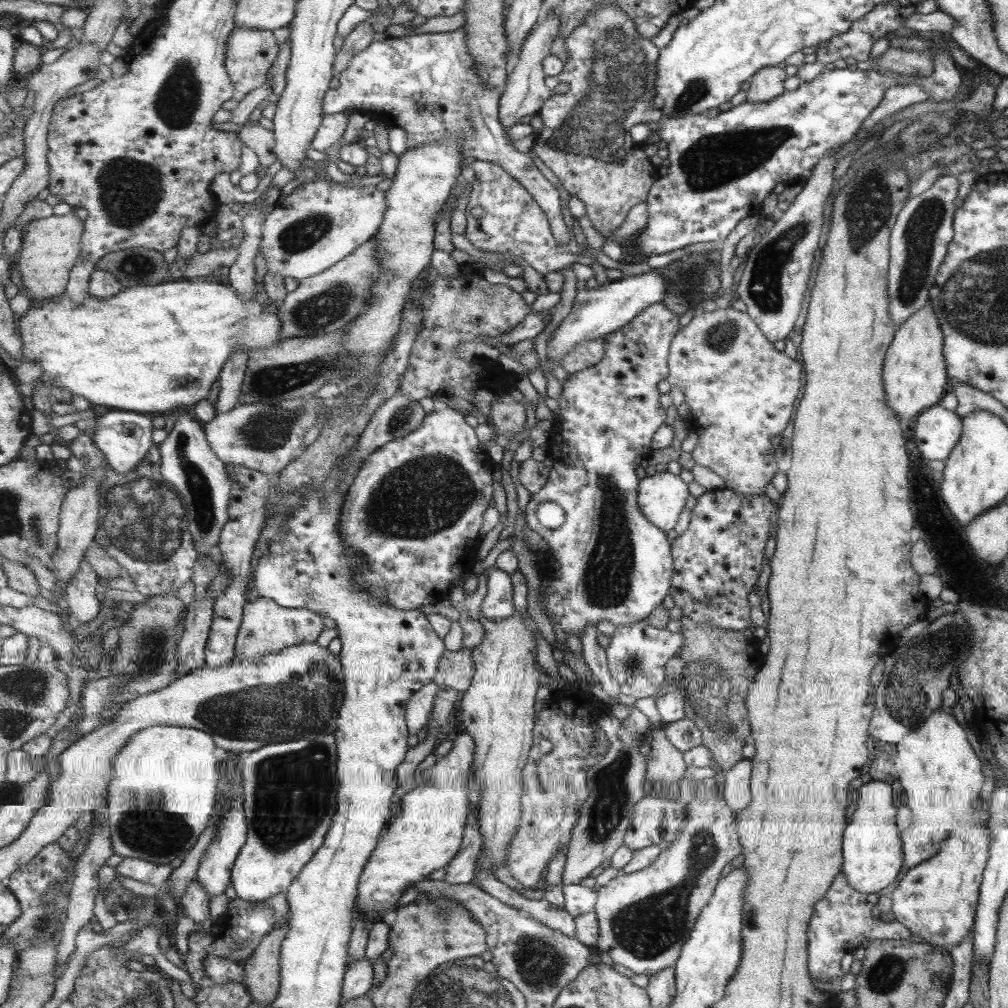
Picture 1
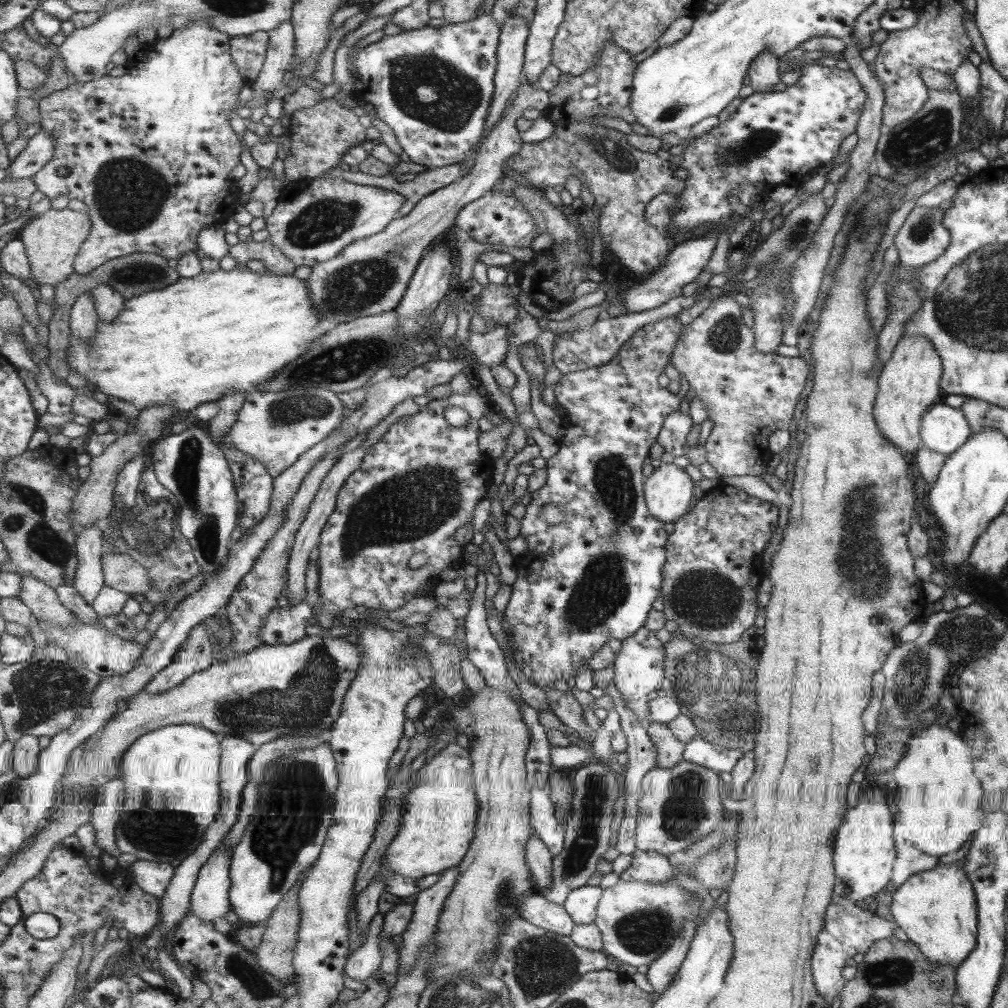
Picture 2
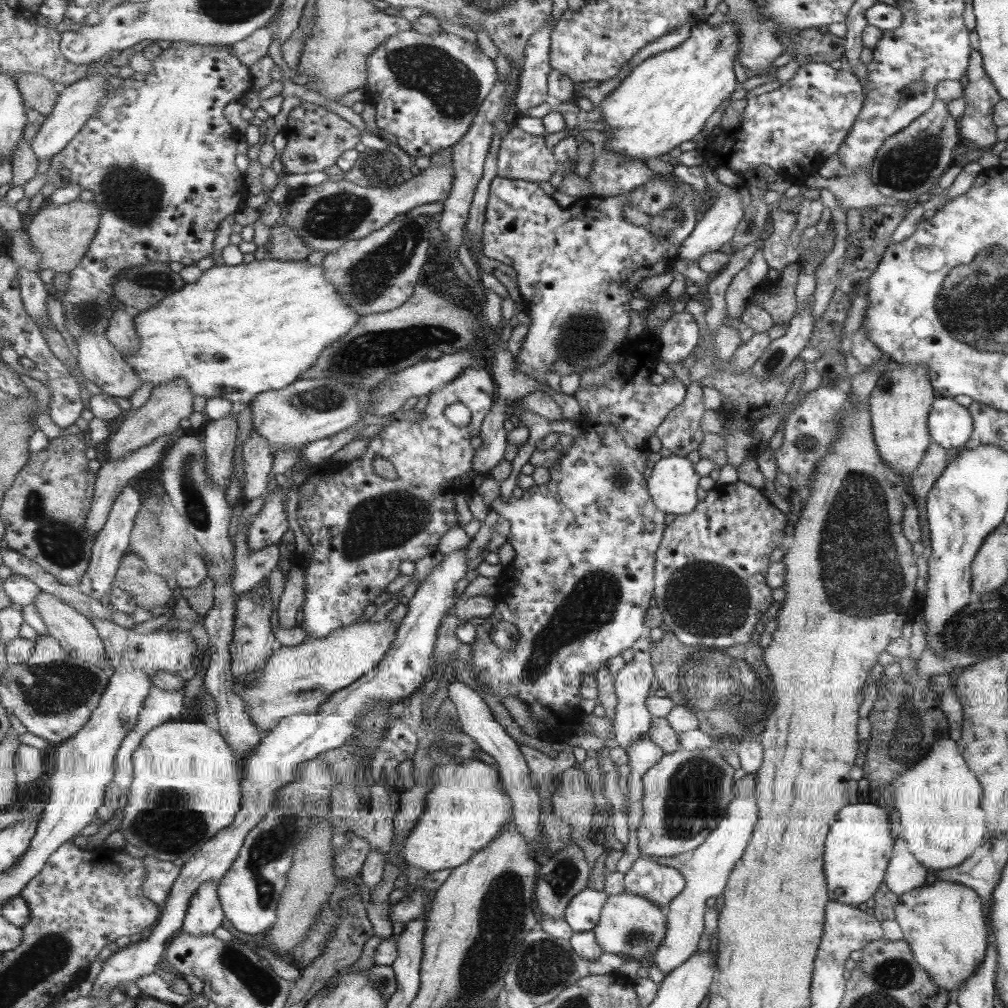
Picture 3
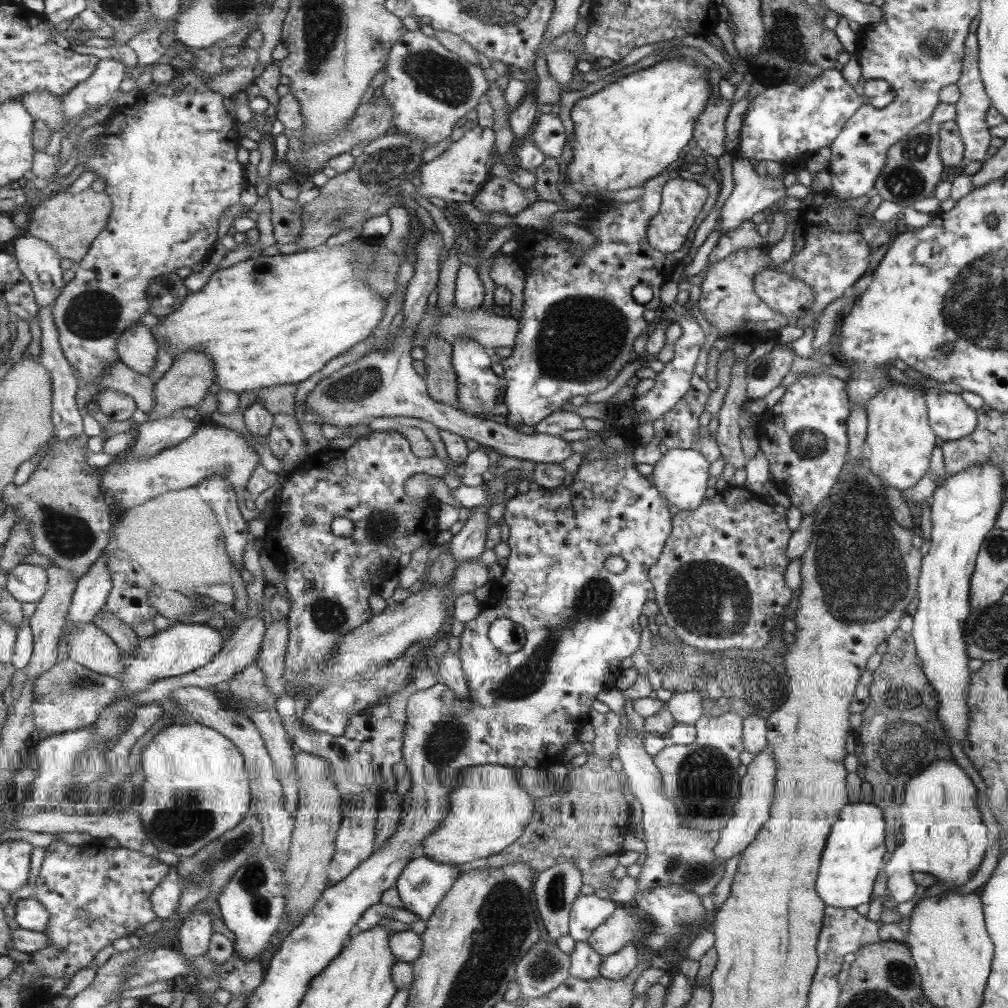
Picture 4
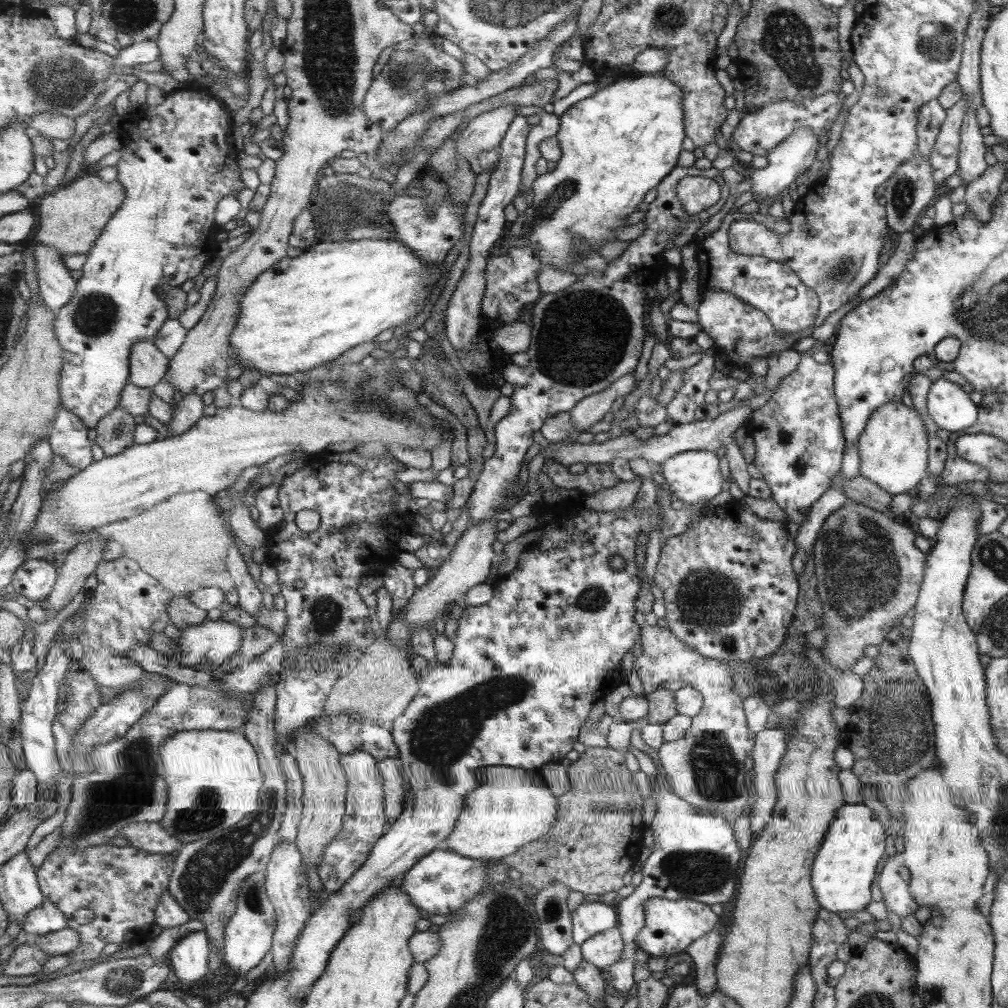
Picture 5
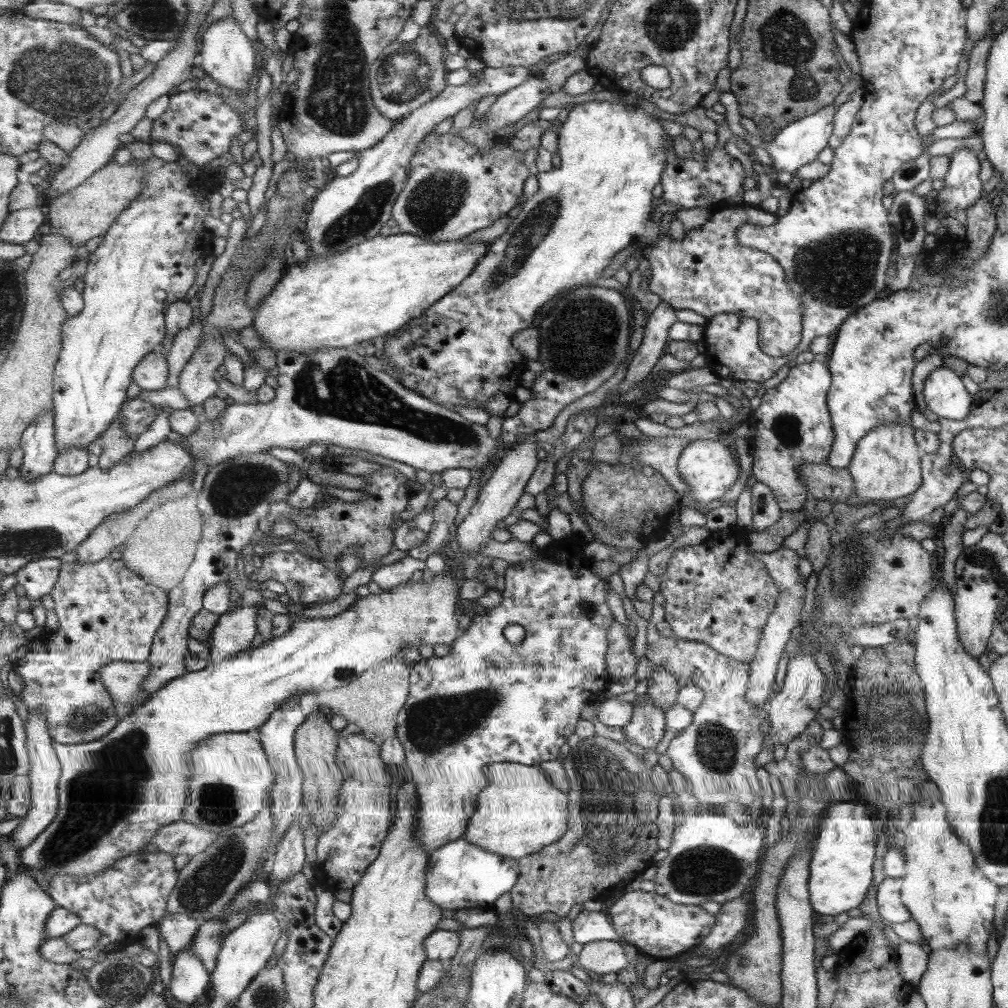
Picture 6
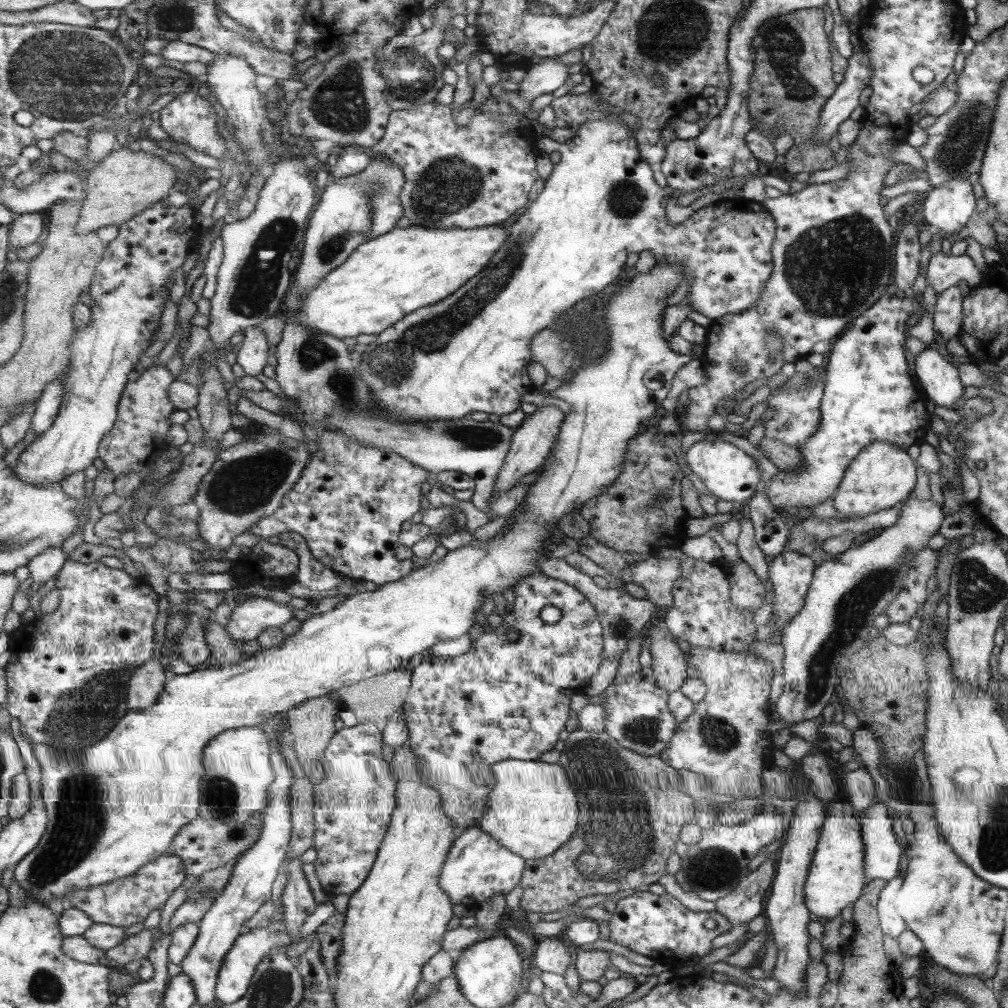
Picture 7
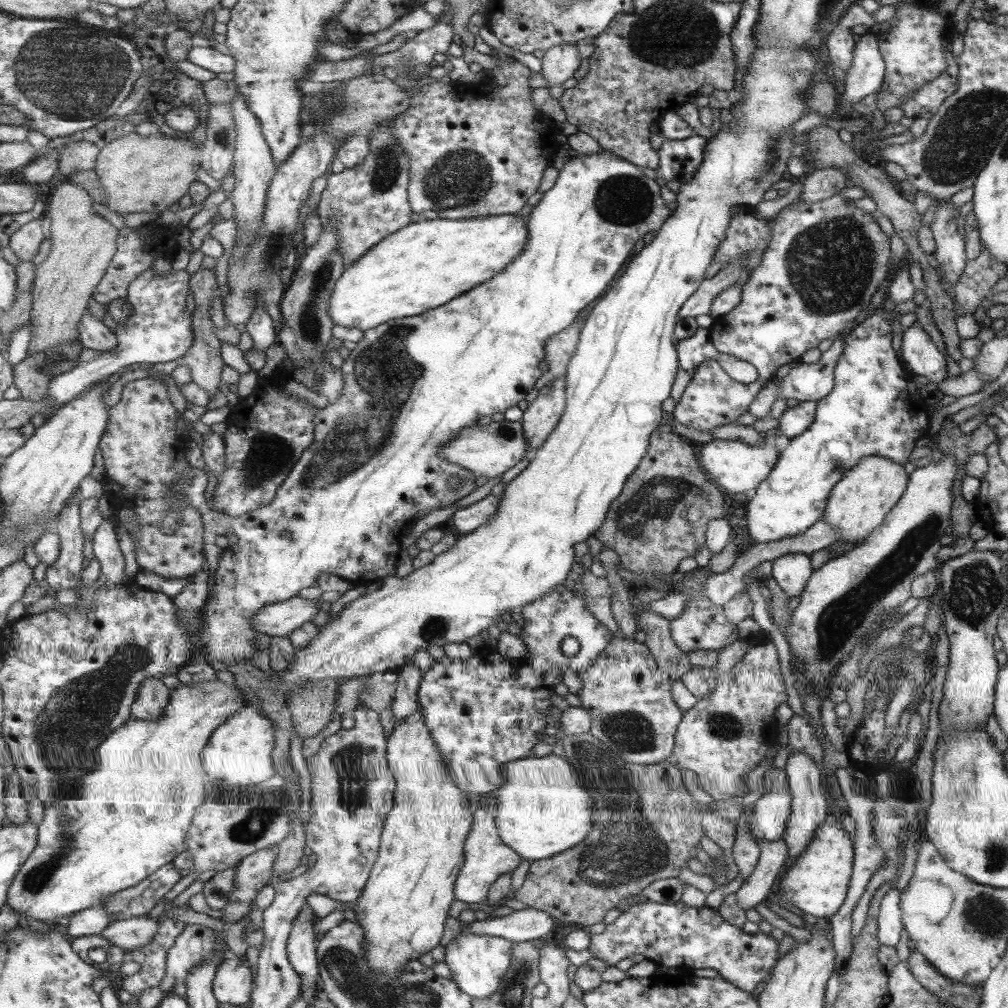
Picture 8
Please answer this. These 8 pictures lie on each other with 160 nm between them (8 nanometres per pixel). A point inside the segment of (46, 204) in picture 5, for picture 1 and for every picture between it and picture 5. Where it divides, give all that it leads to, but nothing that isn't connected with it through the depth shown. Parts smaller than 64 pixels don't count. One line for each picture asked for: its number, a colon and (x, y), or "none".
1: (52, 247)
2: (53, 240)
3: (62, 233)
4: (70, 222)

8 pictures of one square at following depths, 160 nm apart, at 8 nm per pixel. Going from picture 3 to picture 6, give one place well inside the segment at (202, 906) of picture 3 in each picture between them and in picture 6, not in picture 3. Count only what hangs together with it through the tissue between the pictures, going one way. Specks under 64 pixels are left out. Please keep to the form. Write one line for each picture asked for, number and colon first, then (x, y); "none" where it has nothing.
4: (195, 933)
5: (189, 958)
6: (190, 978)

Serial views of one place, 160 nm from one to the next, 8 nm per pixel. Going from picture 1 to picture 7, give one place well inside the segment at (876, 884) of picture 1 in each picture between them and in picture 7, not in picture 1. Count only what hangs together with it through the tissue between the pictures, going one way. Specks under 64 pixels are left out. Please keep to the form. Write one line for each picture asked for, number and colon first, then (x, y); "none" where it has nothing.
2: (865, 852)
3: (856, 853)
4: (848, 866)
5: (844, 867)
6: (839, 874)
7: (835, 878)

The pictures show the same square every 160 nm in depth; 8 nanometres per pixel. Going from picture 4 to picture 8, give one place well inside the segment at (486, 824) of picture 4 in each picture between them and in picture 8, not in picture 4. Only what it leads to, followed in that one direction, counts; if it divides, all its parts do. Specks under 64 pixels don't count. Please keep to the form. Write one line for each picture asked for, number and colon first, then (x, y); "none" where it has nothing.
5: (510, 809)
6: (520, 811)
7: (532, 811)
8: (543, 809)

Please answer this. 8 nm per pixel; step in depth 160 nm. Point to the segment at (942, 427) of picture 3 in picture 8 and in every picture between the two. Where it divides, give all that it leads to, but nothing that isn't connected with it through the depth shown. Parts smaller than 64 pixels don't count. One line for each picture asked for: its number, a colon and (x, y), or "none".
4: (950, 418)
5: (948, 406)
6: (944, 395)
7: (938, 382)
8: (918, 351)

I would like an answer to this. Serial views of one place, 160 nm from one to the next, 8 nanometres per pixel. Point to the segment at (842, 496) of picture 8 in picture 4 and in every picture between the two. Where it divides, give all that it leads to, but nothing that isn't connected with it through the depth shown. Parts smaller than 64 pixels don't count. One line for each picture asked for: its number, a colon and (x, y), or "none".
4: (900, 440)
5: (893, 448)
6: (886, 465)
7: (882, 474)

